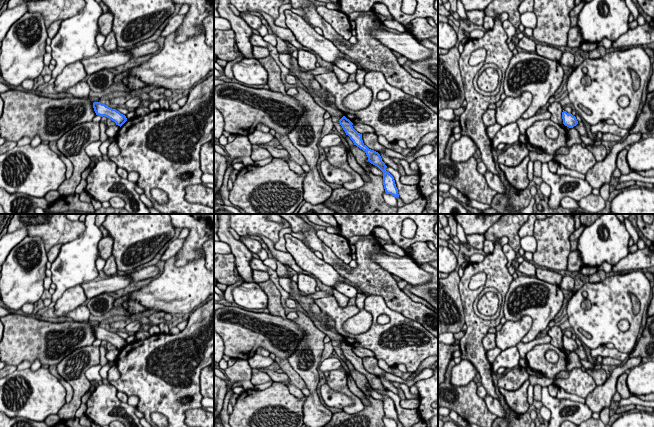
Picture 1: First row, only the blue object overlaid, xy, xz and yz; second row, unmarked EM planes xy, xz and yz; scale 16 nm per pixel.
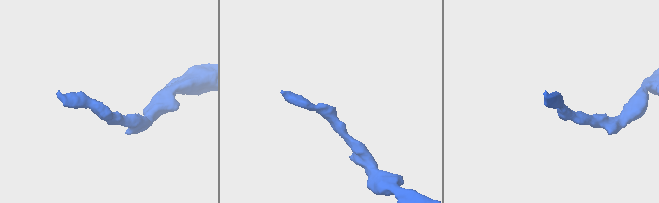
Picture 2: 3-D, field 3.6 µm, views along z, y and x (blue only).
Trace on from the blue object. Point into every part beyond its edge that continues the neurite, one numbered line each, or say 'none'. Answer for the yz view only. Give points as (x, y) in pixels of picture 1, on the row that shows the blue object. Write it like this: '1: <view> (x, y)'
none

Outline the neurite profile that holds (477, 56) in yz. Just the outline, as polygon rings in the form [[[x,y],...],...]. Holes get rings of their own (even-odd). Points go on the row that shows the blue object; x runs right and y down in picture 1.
[[[479,49],[475,50],[470,54],[469,58],[469,65],[470,66],[476,66],[481,62],[484,62],[486,59],[486,50],[485,49]]]

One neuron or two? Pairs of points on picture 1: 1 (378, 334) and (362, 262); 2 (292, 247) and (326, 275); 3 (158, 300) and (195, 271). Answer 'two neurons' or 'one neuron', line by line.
1: two neurons
2: one neuron
3: one neuron

